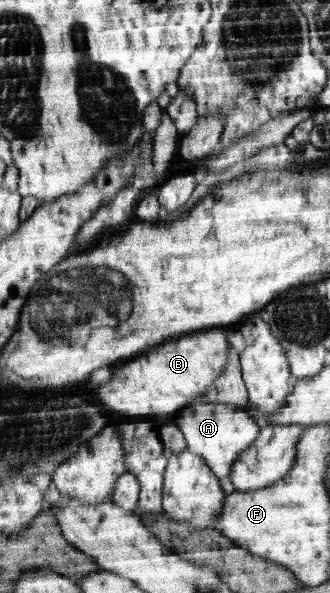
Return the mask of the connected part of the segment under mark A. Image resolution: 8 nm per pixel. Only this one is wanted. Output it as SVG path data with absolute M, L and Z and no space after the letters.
M208 396L191 402L172 422L185 434L187 448L201 456L218 478L231 478L234 463L246 449L250 448L261 434L261 426L246 410L232 404L218 404Z

